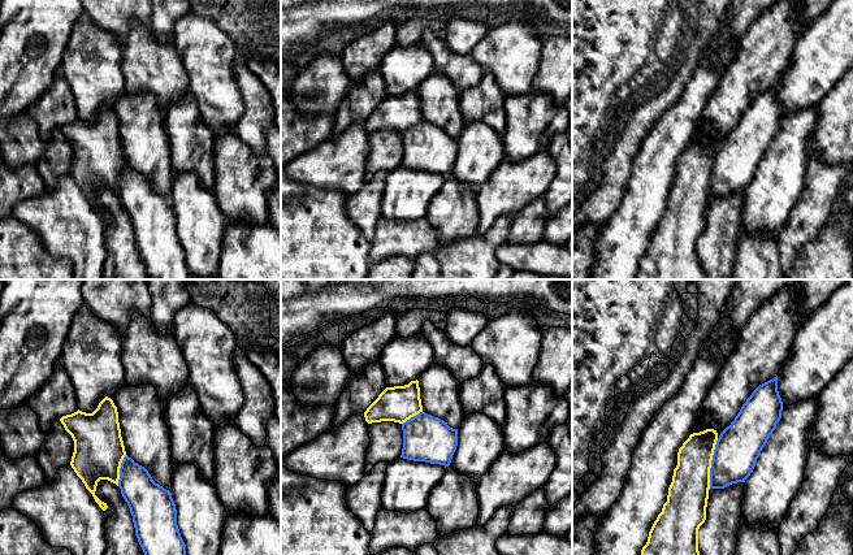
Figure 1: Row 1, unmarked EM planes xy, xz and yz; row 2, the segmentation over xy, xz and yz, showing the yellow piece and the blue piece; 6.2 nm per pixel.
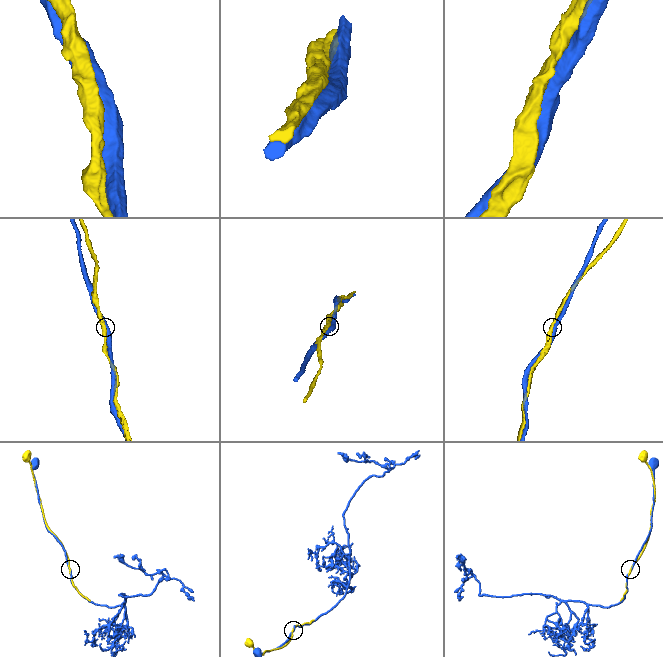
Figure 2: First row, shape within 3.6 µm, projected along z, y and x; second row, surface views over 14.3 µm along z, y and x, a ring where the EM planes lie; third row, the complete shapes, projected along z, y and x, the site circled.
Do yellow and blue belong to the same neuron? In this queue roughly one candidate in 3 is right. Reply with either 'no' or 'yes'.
no

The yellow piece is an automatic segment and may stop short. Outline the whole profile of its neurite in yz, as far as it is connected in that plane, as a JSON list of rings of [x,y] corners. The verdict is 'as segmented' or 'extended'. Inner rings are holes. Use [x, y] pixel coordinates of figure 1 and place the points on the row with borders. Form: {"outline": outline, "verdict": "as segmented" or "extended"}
{"outline": [[[714,429],[693,433],[677,452],[667,502],[641,555],[700,555],[698,529],[706,520],[710,468],[718,441]]], "verdict": "as segmented"}

